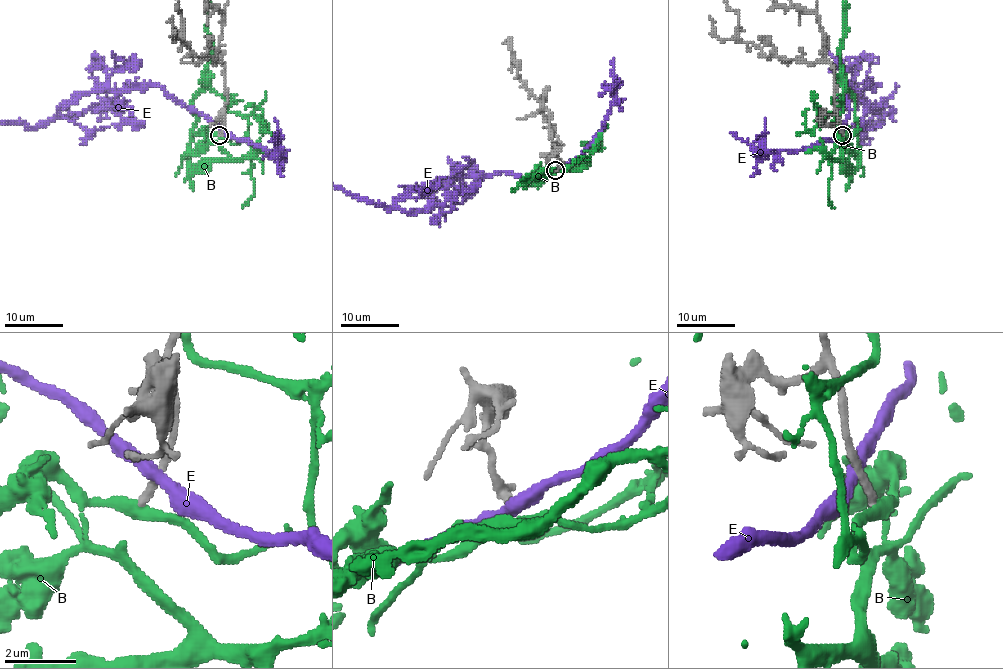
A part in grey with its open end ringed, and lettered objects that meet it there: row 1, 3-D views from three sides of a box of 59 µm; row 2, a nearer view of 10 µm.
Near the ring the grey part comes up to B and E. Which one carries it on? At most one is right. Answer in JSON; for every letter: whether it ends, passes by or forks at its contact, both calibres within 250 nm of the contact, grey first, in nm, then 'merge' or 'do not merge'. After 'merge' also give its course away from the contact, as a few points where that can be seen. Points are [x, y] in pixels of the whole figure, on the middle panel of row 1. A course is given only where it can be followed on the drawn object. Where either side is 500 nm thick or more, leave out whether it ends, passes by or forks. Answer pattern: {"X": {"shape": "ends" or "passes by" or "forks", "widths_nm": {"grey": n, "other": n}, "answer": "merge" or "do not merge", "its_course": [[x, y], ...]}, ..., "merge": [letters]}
{"B": {"shape": "passes by", "widths_nm": {"grey": 200, "other": 320}, "answer": "do not merge"}, "E": {"shape": "passes by", "widths_nm": {"grey": 280, "other": 340}, "answer": "do not merge"}, "merge": []}

